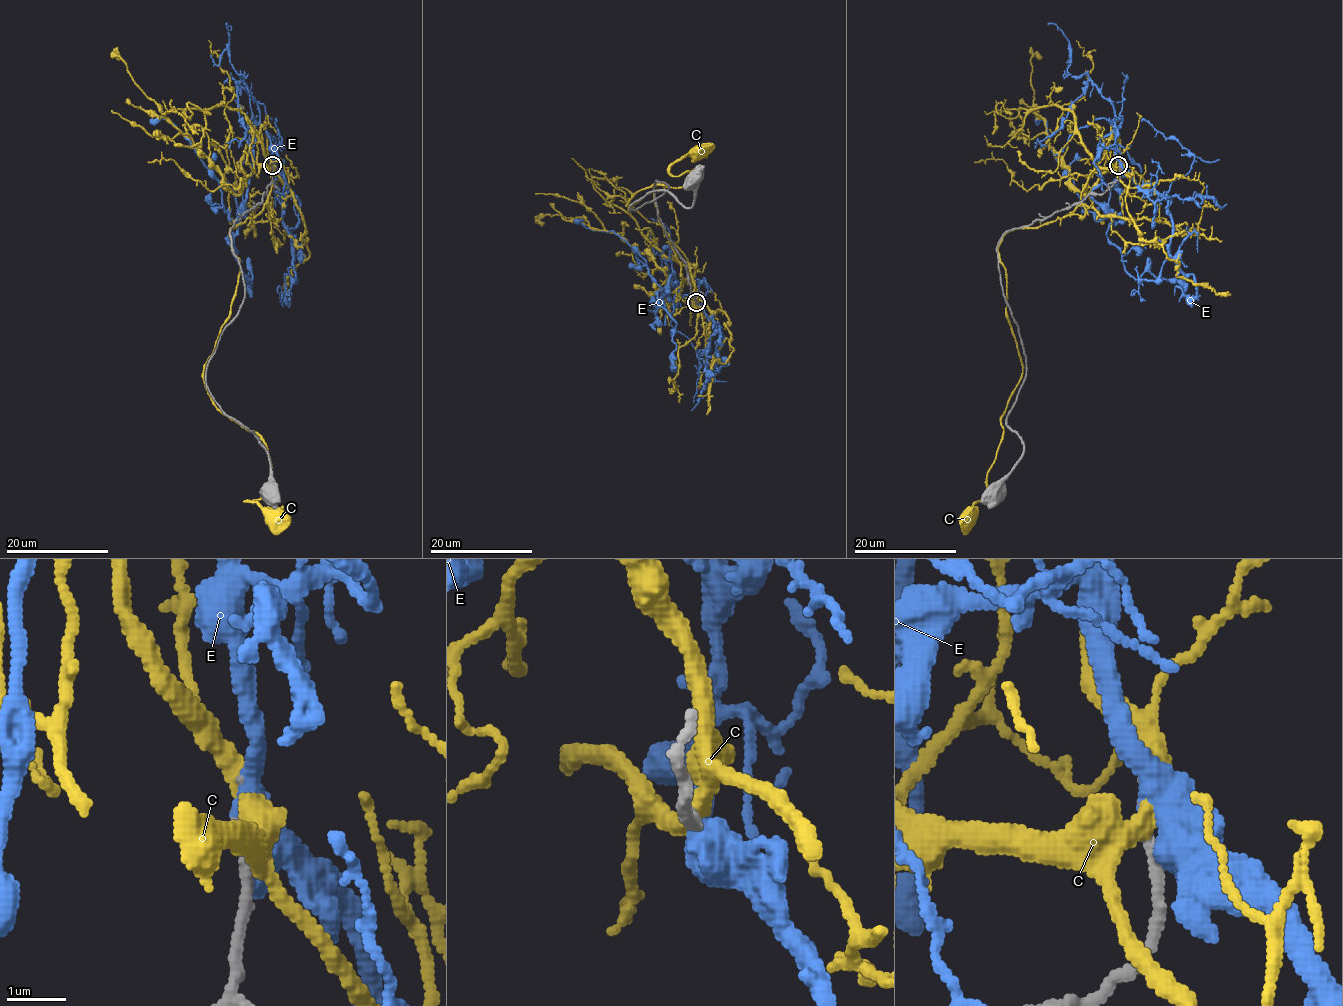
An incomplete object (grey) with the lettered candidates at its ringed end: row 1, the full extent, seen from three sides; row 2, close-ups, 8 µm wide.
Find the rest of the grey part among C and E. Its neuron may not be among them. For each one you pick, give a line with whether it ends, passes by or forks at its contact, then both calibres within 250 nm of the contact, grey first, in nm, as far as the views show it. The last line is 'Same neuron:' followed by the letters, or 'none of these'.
E: it passes by | 190/280 nm
Same neuron: E

